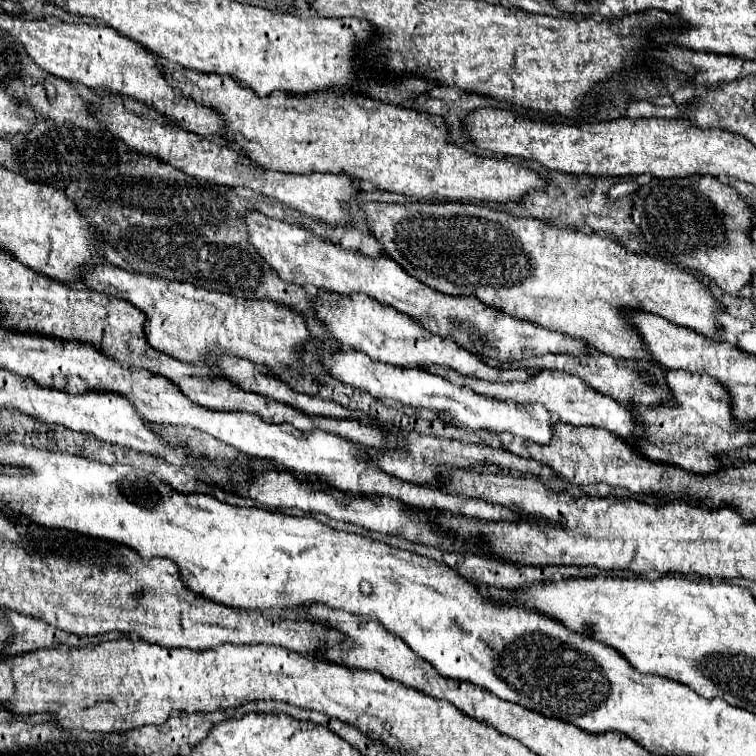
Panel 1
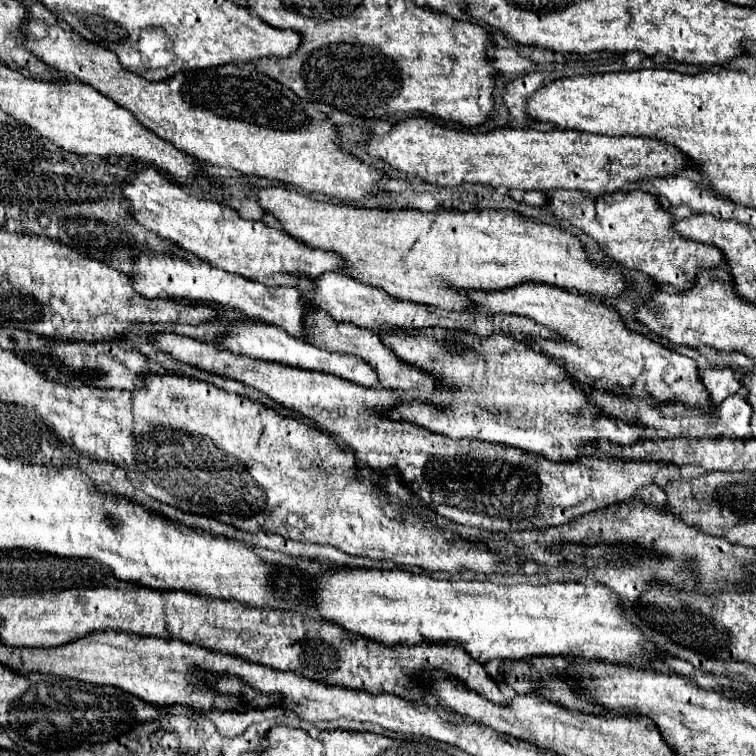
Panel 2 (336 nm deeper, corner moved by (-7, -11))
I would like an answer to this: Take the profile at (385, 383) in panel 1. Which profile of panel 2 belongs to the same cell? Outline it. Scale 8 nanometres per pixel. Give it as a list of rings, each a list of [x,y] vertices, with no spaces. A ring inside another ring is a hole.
[[[246,320],[244,324],[236,324],[236,326],[228,326],[228,332],[224,330],[222,340],[218,342],[222,348],[234,352],[234,354],[244,354],[256,360],[266,360],[266,362],[278,362],[278,364],[286,364],[286,366],[294,366],[294,368],[304,368],[304,370],[318,370],[318,372],[326,372],[326,374],[334,374],[340,376],[344,380],[352,380],[356,384],[364,384],[366,388],[374,388],[378,384],[378,374],[376,370],[360,360],[358,356],[340,356],[336,352],[326,352],[322,348],[316,348],[300,338],[288,336],[288,332],[284,332],[284,328],[276,328],[270,324],[264,324],[260,320]]]

